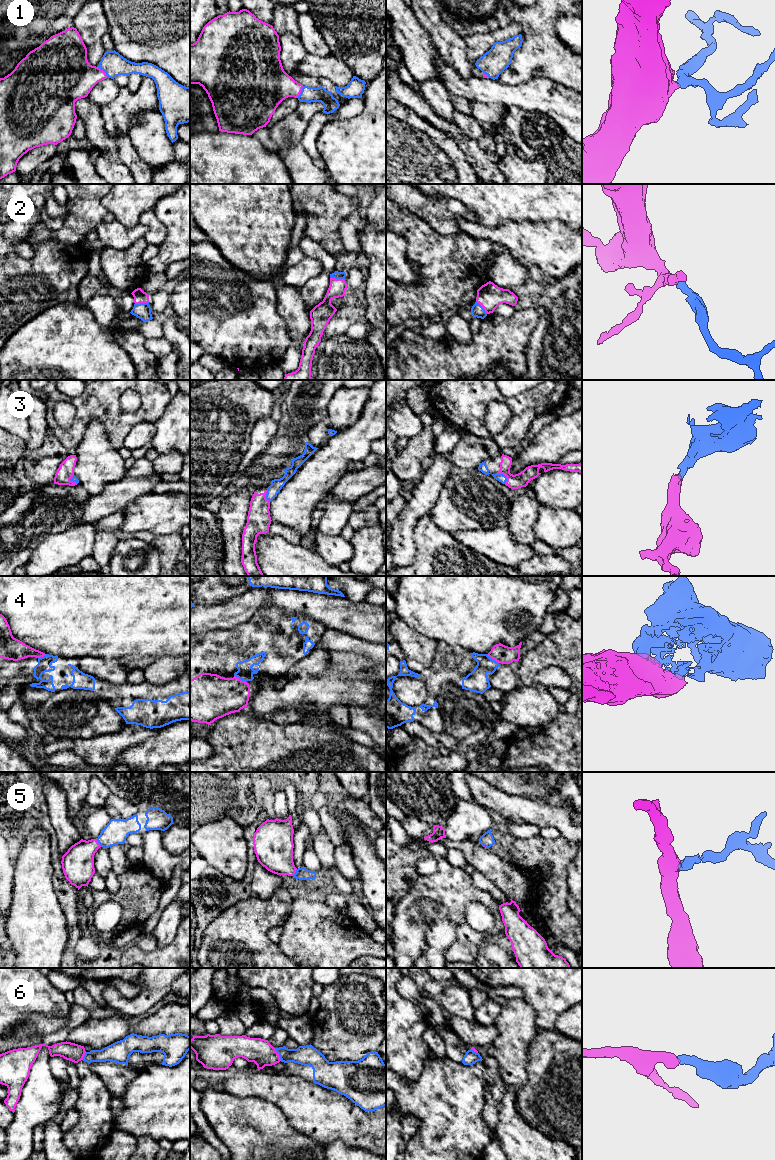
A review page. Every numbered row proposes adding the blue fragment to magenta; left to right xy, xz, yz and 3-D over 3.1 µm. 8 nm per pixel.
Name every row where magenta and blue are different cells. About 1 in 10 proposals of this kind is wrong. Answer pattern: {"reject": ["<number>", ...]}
{"reject": []}

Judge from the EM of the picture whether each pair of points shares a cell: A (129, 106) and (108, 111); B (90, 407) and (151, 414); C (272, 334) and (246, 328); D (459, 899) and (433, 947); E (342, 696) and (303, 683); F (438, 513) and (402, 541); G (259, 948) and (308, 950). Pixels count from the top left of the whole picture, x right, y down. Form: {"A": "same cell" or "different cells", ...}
{"A": "same cell", "B": "same cell", "C": "same cell", "D": "different cells", "E": "same cell", "F": "different cells", "G": "different cells"}

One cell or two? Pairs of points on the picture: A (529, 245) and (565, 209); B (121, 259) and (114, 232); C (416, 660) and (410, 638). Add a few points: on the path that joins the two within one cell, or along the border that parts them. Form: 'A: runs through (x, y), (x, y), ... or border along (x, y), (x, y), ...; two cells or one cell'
A: border along (529, 221), (560, 221), (571, 229); two cells
B: border along (139, 238), (123, 249), (105, 247); two cells
C: runs through (416, 655), (416, 647), (412, 643); one cell

